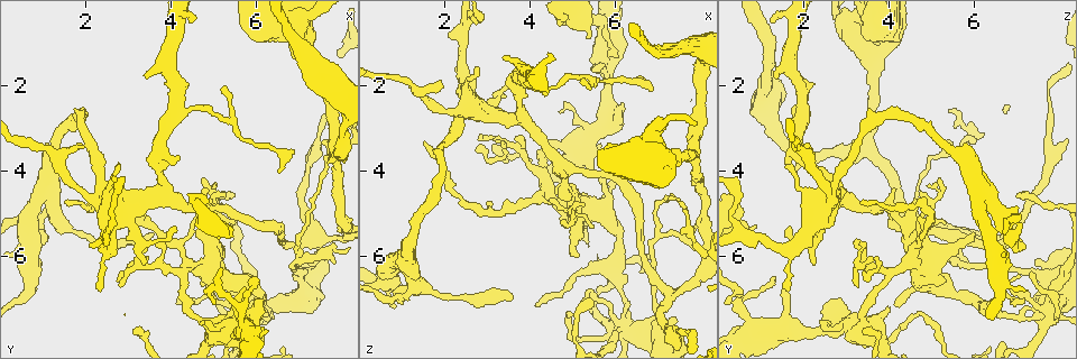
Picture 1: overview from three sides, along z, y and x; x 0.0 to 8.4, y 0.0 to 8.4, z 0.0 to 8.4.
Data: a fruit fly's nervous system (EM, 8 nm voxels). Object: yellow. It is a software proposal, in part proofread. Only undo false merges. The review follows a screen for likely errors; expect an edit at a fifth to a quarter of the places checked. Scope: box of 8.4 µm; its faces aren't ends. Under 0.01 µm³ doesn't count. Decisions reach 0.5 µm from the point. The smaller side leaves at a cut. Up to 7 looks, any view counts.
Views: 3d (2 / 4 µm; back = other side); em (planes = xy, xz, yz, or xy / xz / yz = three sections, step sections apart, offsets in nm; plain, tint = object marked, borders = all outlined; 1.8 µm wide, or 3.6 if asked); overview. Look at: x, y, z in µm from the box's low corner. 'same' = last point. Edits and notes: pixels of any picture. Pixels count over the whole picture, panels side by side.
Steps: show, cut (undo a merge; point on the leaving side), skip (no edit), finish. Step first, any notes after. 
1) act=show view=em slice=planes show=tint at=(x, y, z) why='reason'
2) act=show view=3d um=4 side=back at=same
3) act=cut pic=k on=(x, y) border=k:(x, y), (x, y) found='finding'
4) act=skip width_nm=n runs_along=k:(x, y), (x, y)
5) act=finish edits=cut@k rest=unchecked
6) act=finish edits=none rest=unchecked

act=show view=3d um=2 at=(5.20, 5.30, 0.55) why='calibre changes'

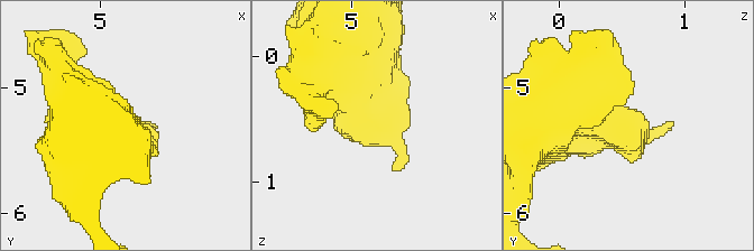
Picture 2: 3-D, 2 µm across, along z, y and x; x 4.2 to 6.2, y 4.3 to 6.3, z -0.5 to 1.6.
act=show view=em um=3.6 slice=planes show=borders at=(5.18, 5.34, 0.54) why='now the EM'

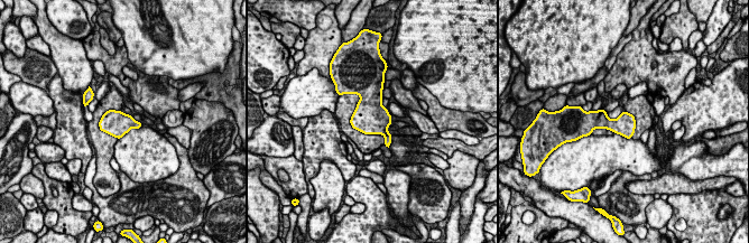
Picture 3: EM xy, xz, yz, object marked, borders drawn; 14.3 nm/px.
act=skip found='one cell here'

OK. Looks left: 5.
act=show view=3d um=4 at=(4.85, 4.85, 4.00)

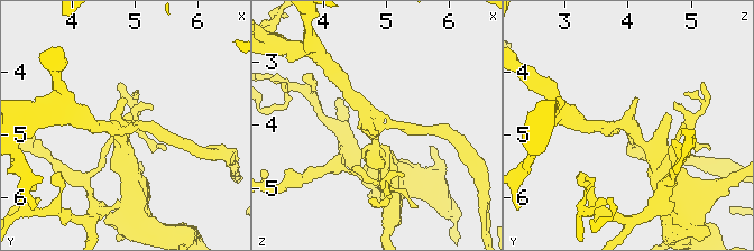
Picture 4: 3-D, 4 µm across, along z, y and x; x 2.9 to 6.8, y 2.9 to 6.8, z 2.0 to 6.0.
act=show view=em um=3.6 slice=xy step=16 show=tint at=(4.85, 4.90, 4.00) arms=4 why='need the tissue'

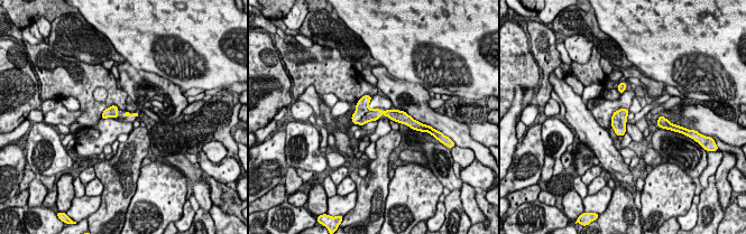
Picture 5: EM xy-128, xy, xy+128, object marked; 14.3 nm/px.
act=skip runs_along=5:(355, 116), (390, 113), (406, 119) found='all the same cell'

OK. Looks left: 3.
act=show view=em um=3.6 slice=planes show=borders at=(6.30, 7.20, 7.70) why='sudden change in width'

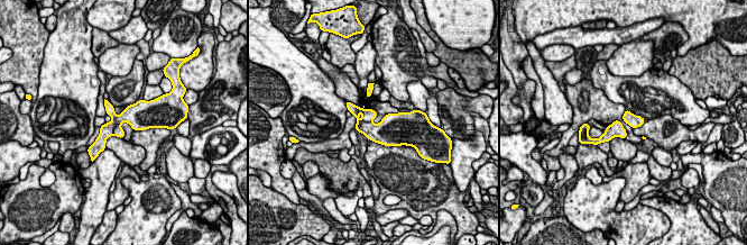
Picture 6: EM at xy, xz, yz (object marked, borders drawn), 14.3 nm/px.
act=cut pic=6 on=(127, 116) found='a second cell is stuck on'

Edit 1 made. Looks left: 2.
act=finish edits=cut@6 rest=unchecked

